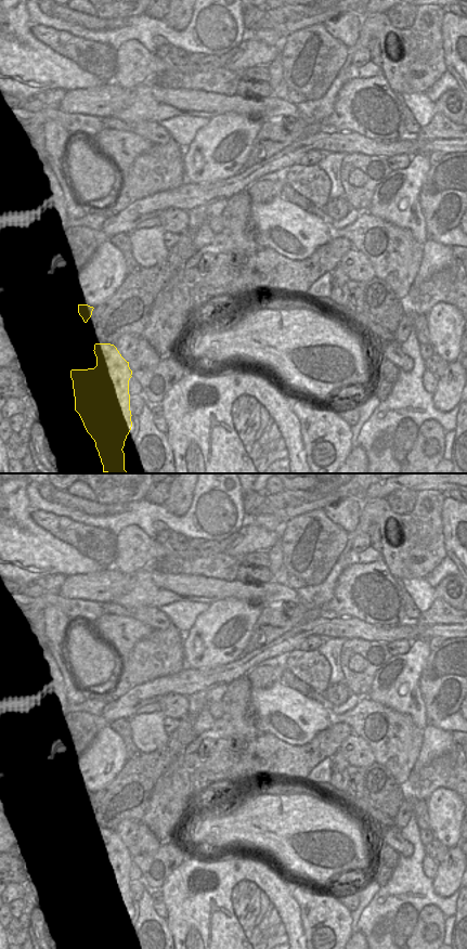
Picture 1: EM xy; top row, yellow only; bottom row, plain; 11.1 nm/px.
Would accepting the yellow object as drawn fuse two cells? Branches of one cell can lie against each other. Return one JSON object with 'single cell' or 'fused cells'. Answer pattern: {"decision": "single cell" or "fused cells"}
{"decision": "fused cells"}

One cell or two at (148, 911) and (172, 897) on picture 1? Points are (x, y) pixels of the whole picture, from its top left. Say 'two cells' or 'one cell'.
two cells

